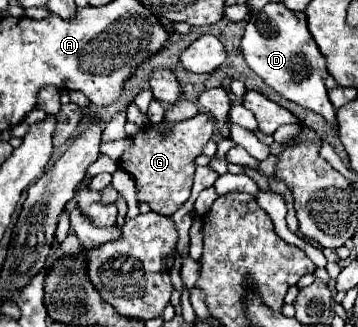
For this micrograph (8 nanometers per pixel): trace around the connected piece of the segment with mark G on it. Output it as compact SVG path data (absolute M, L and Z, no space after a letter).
M197 114L195 118L181 120L167 128L163 122L147 124L131 138L133 144L119 158L119 166L135 180L137 200L147 202L153 212L161 216L175 214L191 196L195 158L201 154L203 146L213 136L213 120L207 114Z

